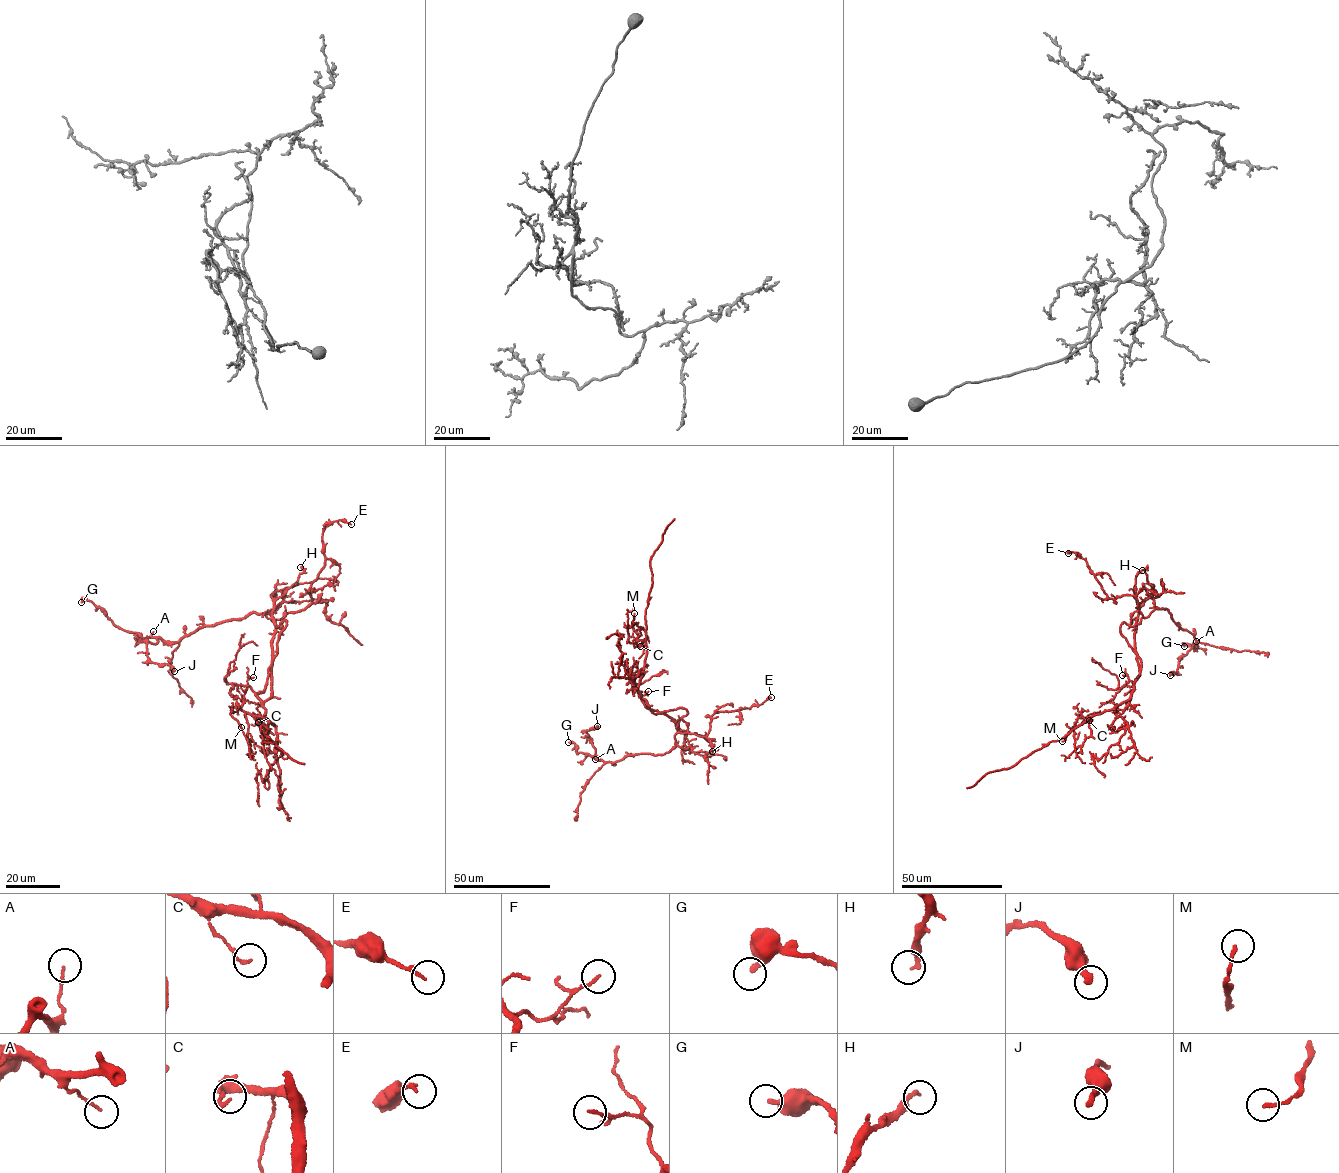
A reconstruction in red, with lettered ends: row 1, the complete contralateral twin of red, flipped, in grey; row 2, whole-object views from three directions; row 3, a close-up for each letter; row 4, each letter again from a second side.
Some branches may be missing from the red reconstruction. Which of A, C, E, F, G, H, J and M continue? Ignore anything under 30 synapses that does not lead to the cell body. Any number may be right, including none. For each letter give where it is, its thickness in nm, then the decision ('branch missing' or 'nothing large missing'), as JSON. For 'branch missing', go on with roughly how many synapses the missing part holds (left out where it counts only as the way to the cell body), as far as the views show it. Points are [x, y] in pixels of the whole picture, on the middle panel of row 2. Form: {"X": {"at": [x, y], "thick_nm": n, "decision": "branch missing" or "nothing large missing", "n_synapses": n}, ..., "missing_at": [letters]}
{"A": {"at": [595, 759], "thick_nm": 110, "decision": "nothing large missing"}, "C": {"at": [640, 646], "thick_nm": 130, "decision": "nothing large missing"}, "E": {"at": [771, 697], "thick_nm": 160, "decision": "nothing large missing"}, "F": {"at": [648, 691], "thick_nm": 110, "decision": "nothing large missing"}, "G": {"at": [568, 742], "thick_nm": 320, "decision": "nothing large missing"}, "H": {"at": [712, 751], "thick_nm": 180, "decision": "nothing large missing"}, "J": {"at": [597, 726], "thick_nm": 280, "decision": "nothing large missing"}, "M": {"at": [634, 613], "thick_nm": 140, "decision": "nothing large missing"}, "missing_at": []}

